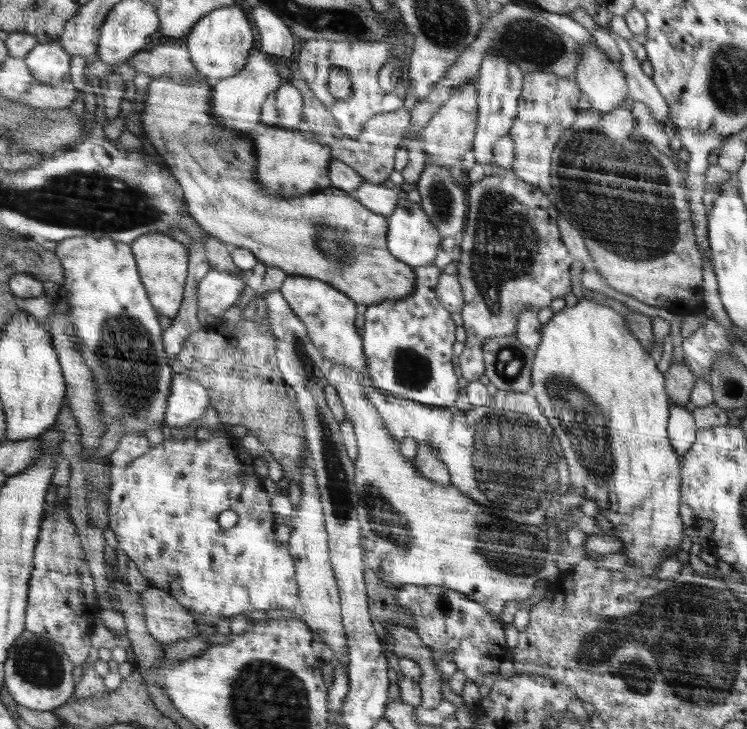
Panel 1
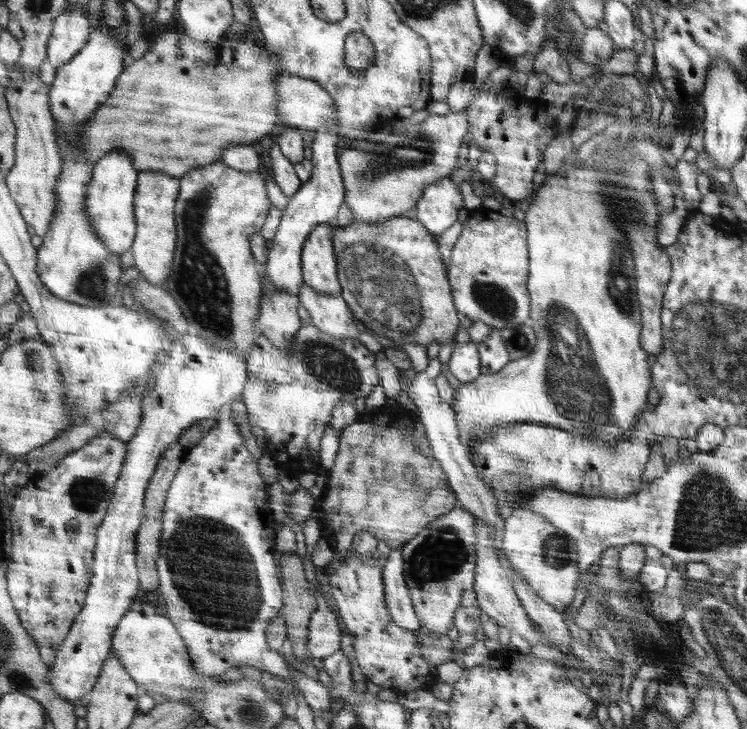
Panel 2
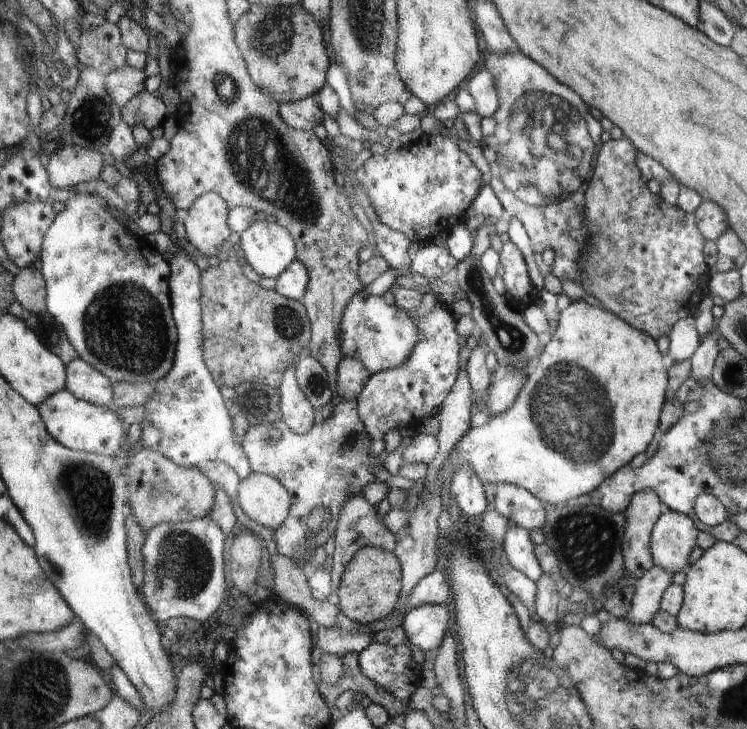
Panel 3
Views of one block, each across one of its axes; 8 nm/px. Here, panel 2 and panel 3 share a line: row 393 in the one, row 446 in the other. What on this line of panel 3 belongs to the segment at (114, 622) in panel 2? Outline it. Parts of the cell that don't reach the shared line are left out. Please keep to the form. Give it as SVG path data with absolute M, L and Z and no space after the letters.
M177 253L171 263L172 275L170 277L170 298L172 309L176 320L176 329L179 330L179 343L175 351L175 363L171 371L168 372L164 379L158 382L158 392L156 392L146 404L147 420L142 424L142 435L139 440L139 446L149 447L163 454L170 461L182 467L199 467L204 463L226 464L232 468L236 475L242 480L251 474L250 462L247 460L242 443L238 442L230 414L224 406L224 398L220 398L220 390L215 380L210 376L205 361L202 360L202 334L203 322L200 322L200 270L192 260L186 258L186 254Z

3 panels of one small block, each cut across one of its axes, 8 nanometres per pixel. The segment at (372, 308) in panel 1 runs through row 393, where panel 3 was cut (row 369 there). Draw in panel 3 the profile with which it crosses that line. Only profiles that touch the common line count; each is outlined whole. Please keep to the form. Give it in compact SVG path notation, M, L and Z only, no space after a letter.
M438 302L426 316L420 318L412 314L419 332L420 342L409 358L399 366L370 374L363 392L355 399L358 402L358 412L363 424L371 436L371 452L380 455L384 448L384 434L388 430L403 429L406 424L429 418L434 410L443 404L455 387L458 379L458 334L454 330L454 318L445 306Z

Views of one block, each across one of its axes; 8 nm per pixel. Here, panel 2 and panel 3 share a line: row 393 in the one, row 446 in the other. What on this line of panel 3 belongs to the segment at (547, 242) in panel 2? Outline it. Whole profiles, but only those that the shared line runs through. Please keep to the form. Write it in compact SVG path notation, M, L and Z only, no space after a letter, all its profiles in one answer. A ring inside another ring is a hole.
M582 300L571 302L568 308L559 312L558 327L533 364L533 372L514 407L494 414L483 426L469 430L443 463L437 485L442 488L457 471L467 467L479 480L524 488L546 504L565 504L590 494L648 448L666 400L666 382L666 368L662 366L662 356L654 338L632 328L612 312L590 306ZM596 388L602 388L606 396L596 396L596 392L592 392Z

